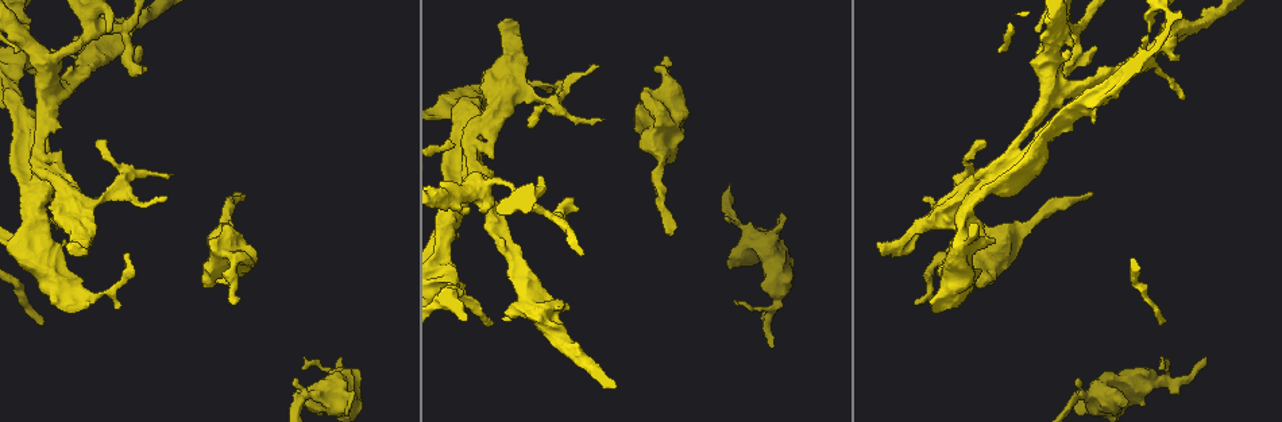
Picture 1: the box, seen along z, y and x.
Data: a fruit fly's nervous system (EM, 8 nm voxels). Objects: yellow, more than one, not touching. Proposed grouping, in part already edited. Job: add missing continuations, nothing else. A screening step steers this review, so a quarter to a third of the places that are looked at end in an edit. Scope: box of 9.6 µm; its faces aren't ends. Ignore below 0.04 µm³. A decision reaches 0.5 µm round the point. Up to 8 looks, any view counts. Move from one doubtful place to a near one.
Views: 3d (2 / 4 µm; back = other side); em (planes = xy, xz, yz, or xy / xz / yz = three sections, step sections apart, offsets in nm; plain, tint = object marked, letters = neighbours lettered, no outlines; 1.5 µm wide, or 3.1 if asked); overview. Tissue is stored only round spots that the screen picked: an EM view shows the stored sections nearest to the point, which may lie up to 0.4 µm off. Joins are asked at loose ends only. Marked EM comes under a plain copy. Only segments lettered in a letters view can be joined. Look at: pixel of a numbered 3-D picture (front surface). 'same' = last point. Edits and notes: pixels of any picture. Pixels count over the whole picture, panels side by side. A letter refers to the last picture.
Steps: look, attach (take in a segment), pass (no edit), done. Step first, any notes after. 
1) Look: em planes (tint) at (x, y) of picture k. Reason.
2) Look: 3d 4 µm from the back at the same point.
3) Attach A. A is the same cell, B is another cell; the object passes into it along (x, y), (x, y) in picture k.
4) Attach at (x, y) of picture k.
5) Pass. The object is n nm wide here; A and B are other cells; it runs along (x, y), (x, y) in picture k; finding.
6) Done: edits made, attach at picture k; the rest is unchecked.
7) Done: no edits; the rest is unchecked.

Look: em planes (tint) at (915, 302) of picture 1. An open end.

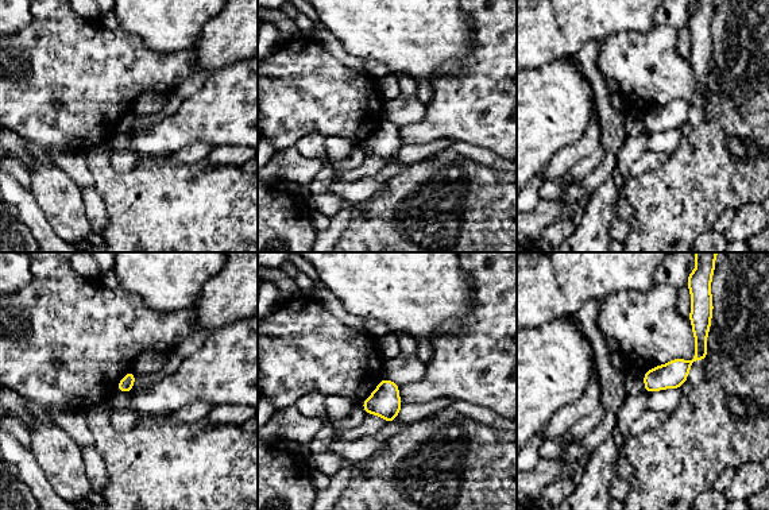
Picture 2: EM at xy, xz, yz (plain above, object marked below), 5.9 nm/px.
Look: em planes (letters) at the same point. See the neighbours.

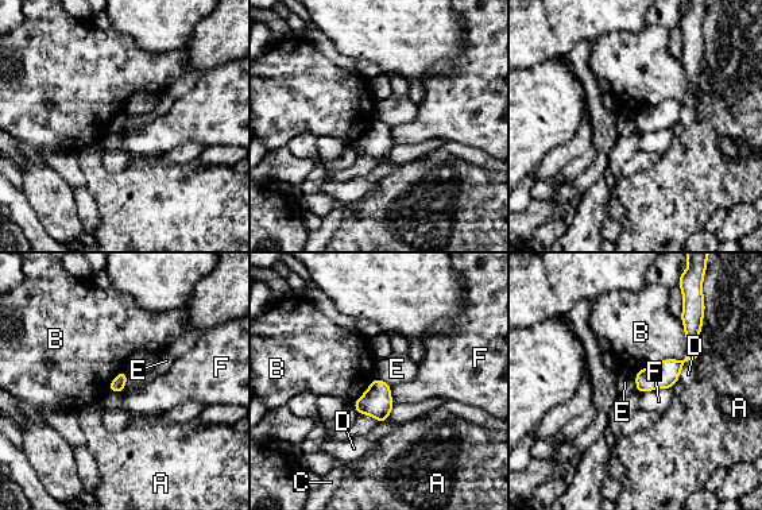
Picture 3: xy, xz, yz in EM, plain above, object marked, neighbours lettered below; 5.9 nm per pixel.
Pass. A, B, C, D, E and F are other cells; it runs along (689, 320), (692, 352), (639, 387) in picture 3; none of them fits.

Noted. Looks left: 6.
Look: em planes (letters) at (1129, 402) of picture 1. Free end.

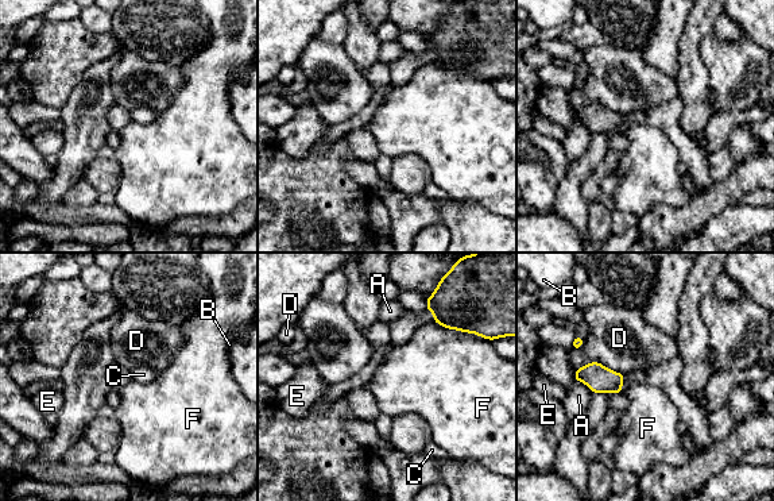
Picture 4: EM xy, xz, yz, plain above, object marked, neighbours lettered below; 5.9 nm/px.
Pass. A, B, C, D, E and F are other cells; none of them fits.

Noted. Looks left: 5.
Look: em planes (letters) at (339, 358) of picture 1. Free end.

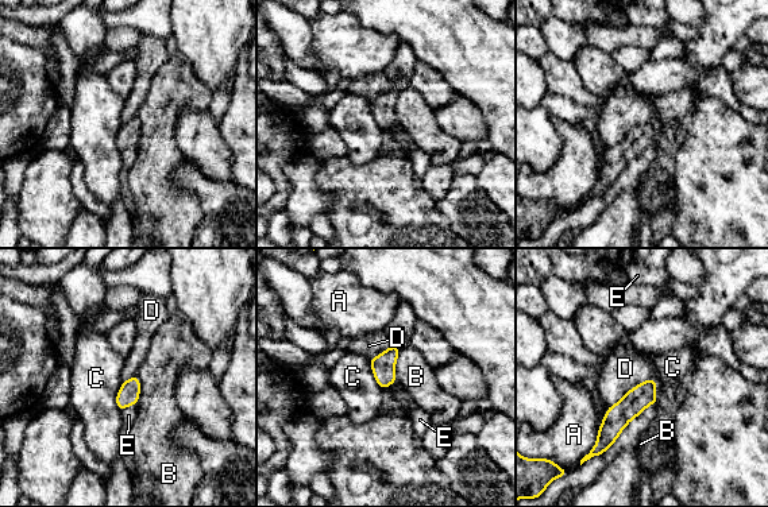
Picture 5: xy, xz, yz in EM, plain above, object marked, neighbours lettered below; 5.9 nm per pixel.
Pass. A, B, C, D and E are other cells; a border runs along (651, 376), (633, 386), (608, 409) in picture 5; none of them fits.

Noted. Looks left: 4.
Done: no edits; the rest is unchecked.

